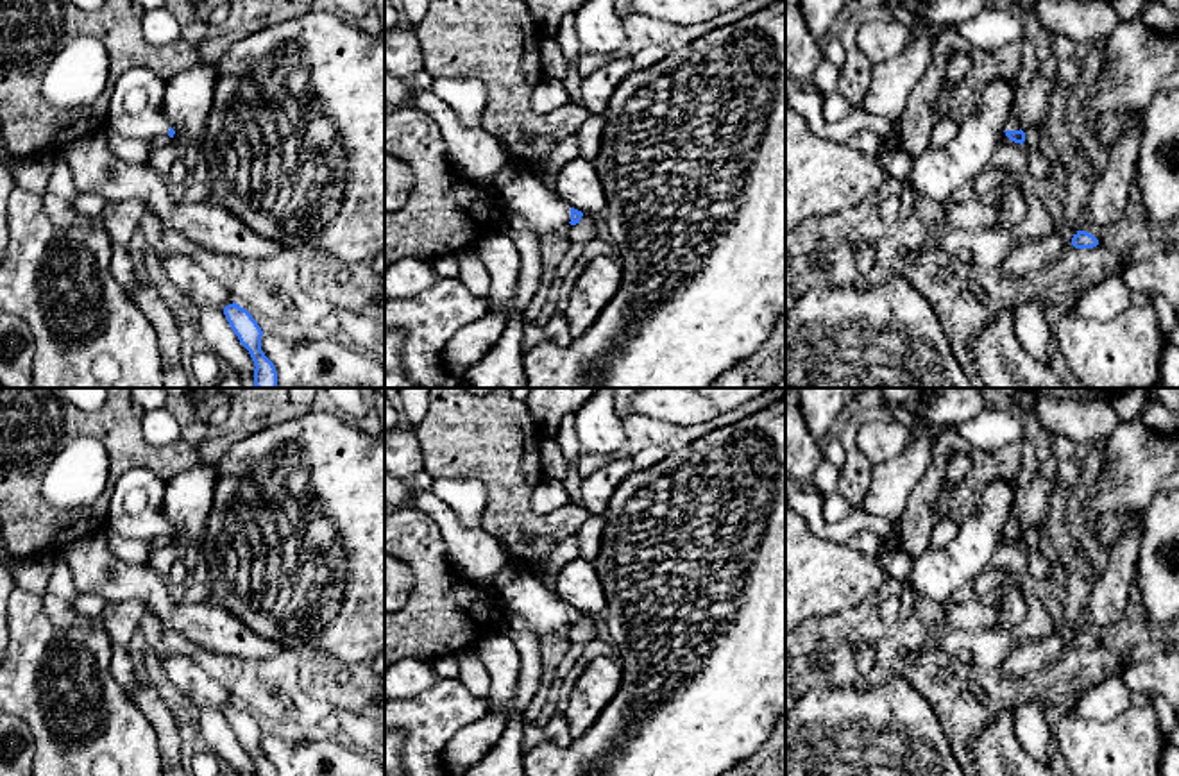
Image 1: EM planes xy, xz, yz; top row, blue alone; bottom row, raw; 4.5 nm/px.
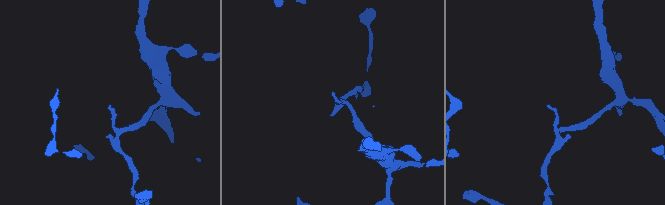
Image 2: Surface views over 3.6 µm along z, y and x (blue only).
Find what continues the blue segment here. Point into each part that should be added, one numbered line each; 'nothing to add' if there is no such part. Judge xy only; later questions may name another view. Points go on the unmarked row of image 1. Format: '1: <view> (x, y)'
1: xy (136, 510)

